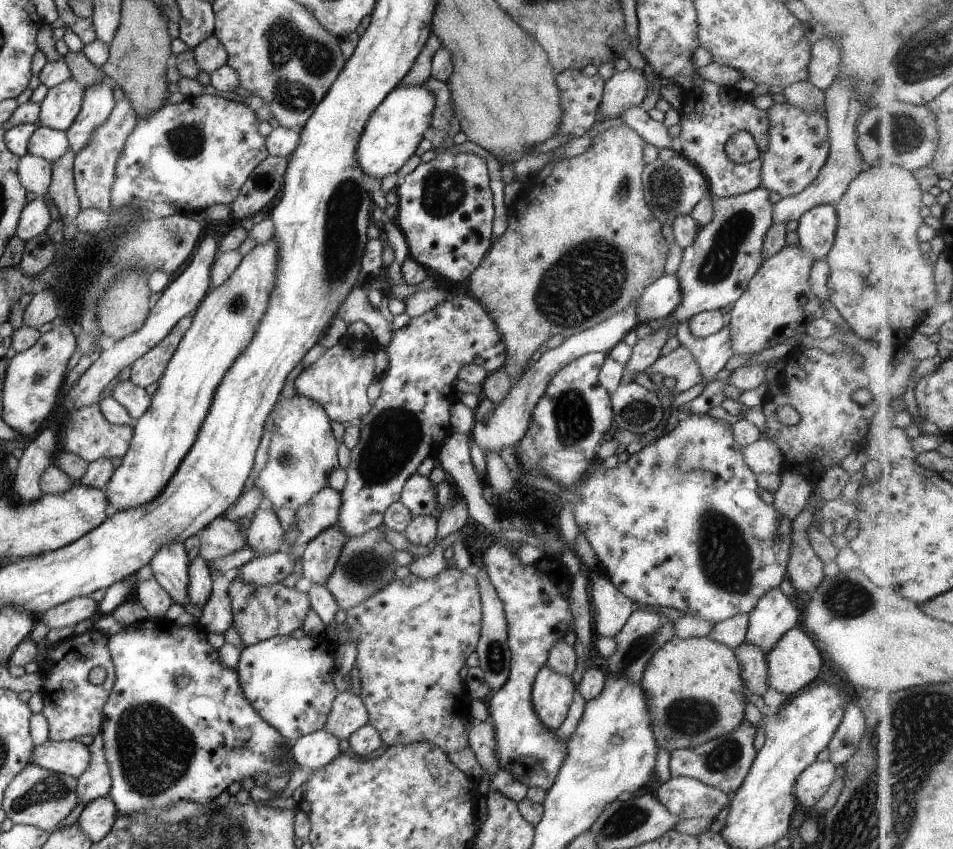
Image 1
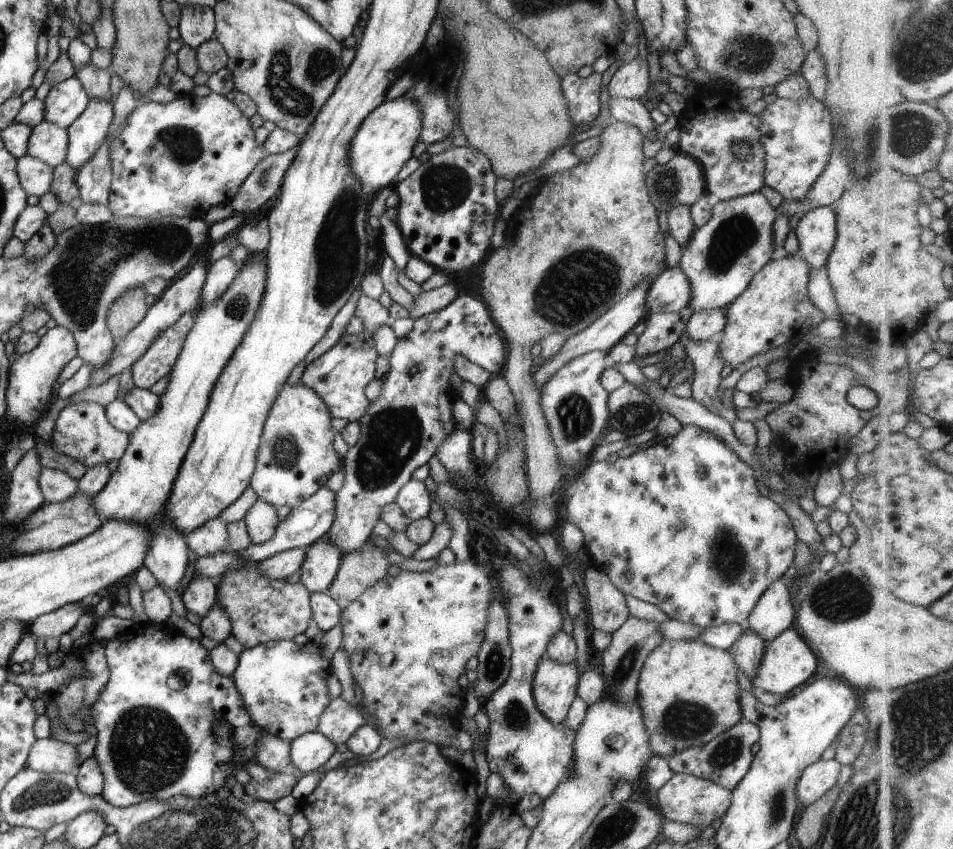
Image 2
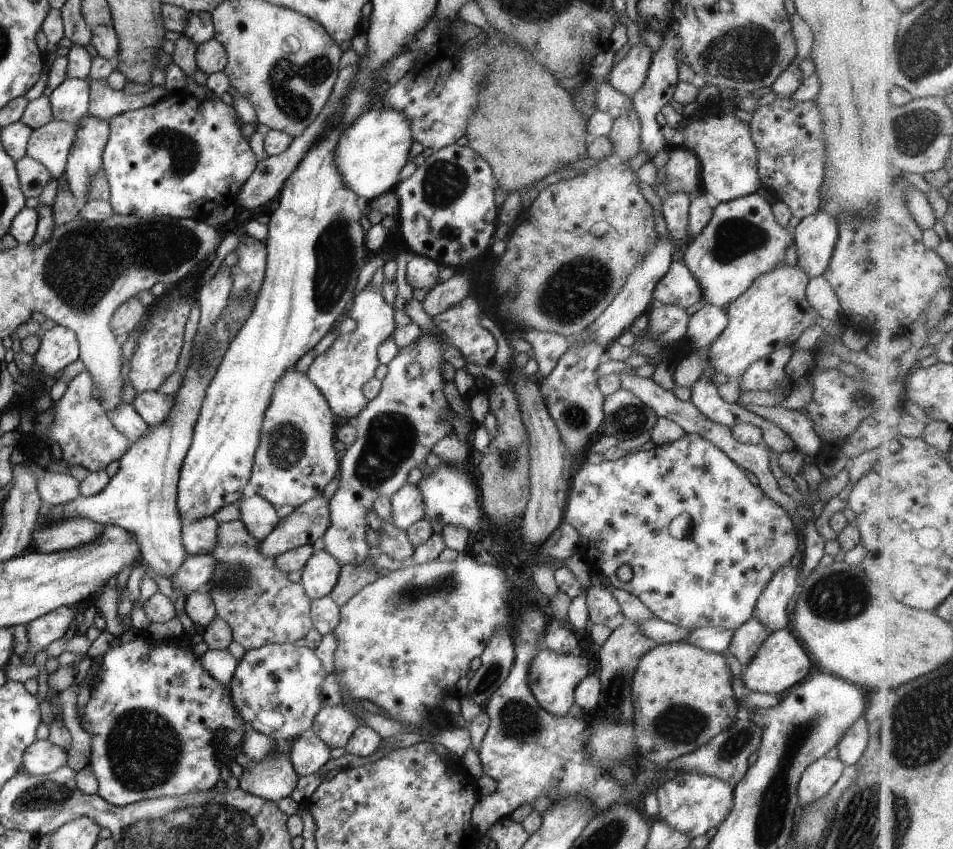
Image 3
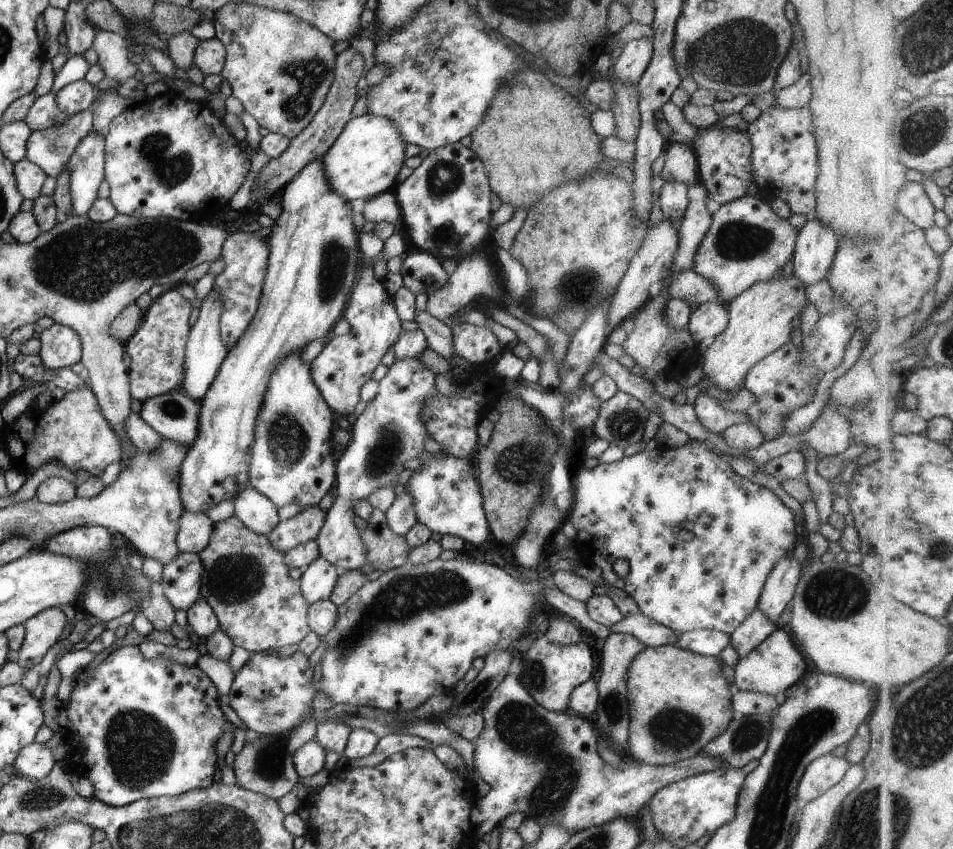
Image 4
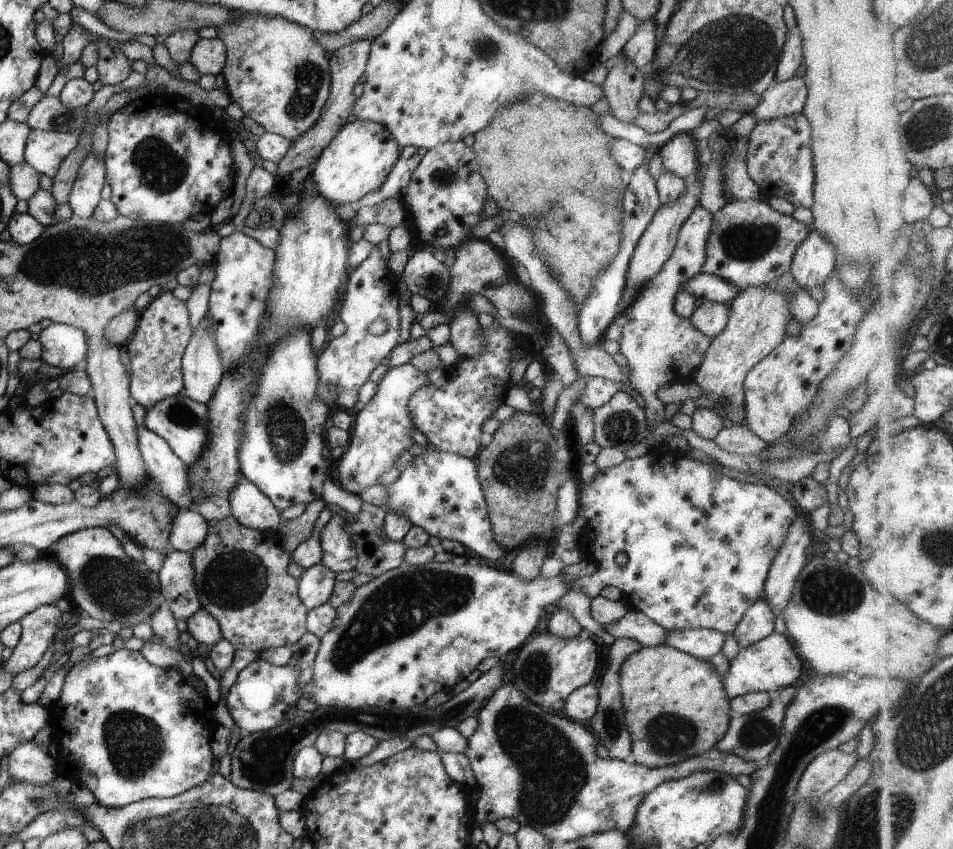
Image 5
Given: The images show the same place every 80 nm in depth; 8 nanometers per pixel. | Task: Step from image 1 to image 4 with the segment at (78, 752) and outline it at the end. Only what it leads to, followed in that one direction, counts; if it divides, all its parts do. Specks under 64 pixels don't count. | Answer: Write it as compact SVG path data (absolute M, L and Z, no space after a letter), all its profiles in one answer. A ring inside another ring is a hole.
M34 740L19 749L12 766L16 770L17 775L31 780L39 780L49 774L54 762L51 750L45 743L37 743Z

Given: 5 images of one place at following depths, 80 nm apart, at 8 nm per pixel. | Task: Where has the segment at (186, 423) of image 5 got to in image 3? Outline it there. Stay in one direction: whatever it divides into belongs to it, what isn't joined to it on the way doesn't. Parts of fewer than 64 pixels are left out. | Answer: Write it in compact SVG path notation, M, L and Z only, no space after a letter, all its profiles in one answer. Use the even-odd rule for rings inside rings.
M156 390L136 392L131 404L146 425L158 425L166 421L171 405L172 396Z

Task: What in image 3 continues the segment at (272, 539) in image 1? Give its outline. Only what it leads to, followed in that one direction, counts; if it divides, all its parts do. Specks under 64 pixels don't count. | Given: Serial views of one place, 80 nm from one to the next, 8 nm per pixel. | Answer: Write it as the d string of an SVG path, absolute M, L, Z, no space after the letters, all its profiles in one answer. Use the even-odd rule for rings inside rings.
M251 494L239 498L240 518L247 532L260 543L279 522L276 507L259 495Z

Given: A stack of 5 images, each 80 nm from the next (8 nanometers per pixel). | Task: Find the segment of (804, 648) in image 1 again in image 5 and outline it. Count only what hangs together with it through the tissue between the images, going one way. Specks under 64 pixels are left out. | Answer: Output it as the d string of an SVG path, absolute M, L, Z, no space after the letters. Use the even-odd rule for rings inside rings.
M771 633L739 649L736 656L730 660L727 674L721 678L725 694L729 699L751 691L763 691L775 694L780 689L798 684L803 676L799 658L793 652L785 634Z

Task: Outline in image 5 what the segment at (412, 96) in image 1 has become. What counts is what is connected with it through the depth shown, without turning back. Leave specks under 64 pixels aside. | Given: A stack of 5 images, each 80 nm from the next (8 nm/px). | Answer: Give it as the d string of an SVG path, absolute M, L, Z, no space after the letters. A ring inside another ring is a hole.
M356 119L353 122L345 123L326 144L326 147L312 164L309 179L314 182L314 187L319 191L319 194L333 206L345 202L351 203L354 200L359 200L367 192L377 190L385 182L385 176L387 176L389 168L395 164L395 161L400 156L400 149L395 139L382 124Z

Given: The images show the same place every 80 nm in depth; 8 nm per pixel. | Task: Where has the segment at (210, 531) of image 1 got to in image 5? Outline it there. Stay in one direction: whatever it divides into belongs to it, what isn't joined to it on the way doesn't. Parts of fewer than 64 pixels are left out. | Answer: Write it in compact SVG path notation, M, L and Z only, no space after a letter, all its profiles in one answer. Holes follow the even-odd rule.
M193 508L179 511L171 521L168 544L173 551L191 553L207 536L207 520Z

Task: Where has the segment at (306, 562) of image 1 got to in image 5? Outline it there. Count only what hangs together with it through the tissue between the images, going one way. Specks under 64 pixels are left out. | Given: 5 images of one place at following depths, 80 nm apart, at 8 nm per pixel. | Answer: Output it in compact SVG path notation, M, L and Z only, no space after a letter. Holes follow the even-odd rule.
M320 562L306 568L298 578L298 597L307 610L323 604L332 593L335 573Z

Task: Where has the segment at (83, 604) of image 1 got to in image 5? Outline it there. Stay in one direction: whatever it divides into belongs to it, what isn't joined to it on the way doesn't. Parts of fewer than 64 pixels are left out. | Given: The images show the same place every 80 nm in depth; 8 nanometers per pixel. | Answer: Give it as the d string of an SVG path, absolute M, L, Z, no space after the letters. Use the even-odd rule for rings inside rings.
M41 605L24 614L18 620L22 628L21 636L1 669L15 674L37 664L62 630L59 621L61 613L55 605Z

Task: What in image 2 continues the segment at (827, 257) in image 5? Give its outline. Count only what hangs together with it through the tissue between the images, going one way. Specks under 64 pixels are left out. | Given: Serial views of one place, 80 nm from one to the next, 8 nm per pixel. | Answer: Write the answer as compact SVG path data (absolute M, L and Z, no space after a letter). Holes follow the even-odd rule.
M828 205L809 209L800 216L794 234L798 240L797 254L811 269L824 266L836 237L836 218Z

